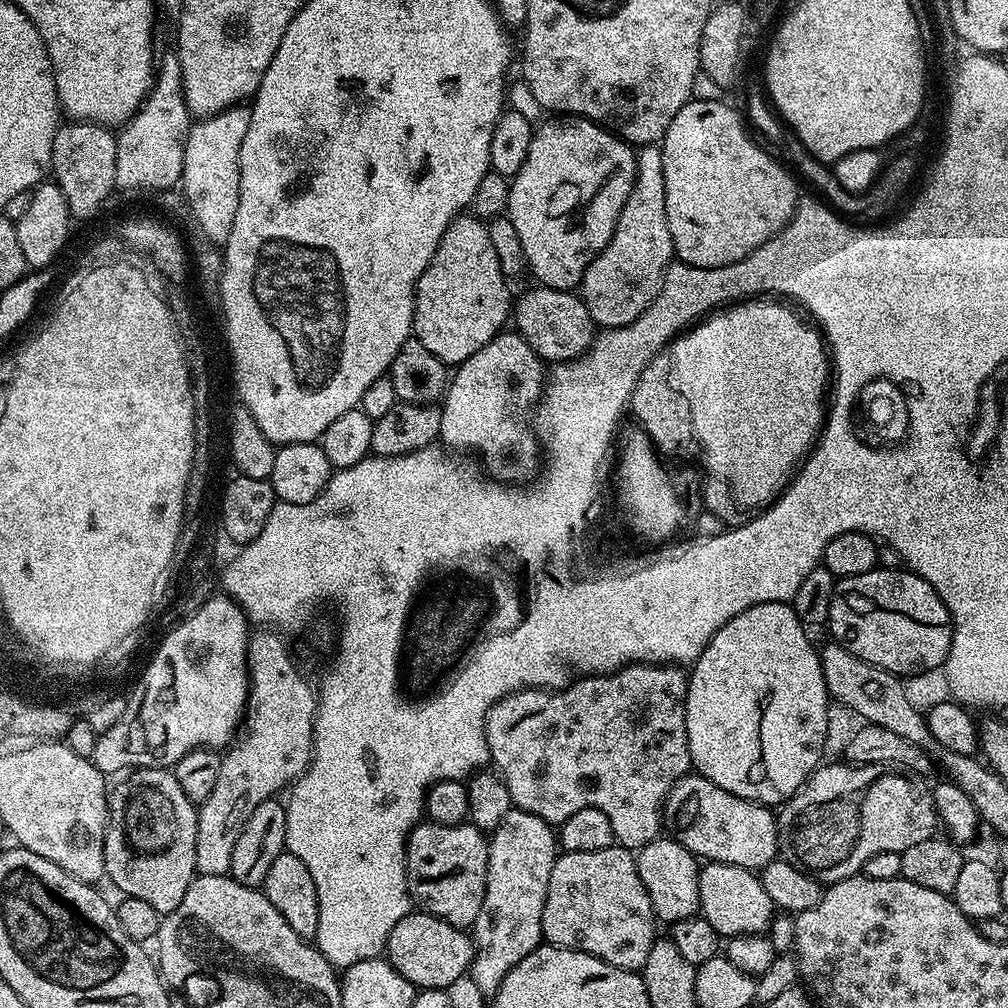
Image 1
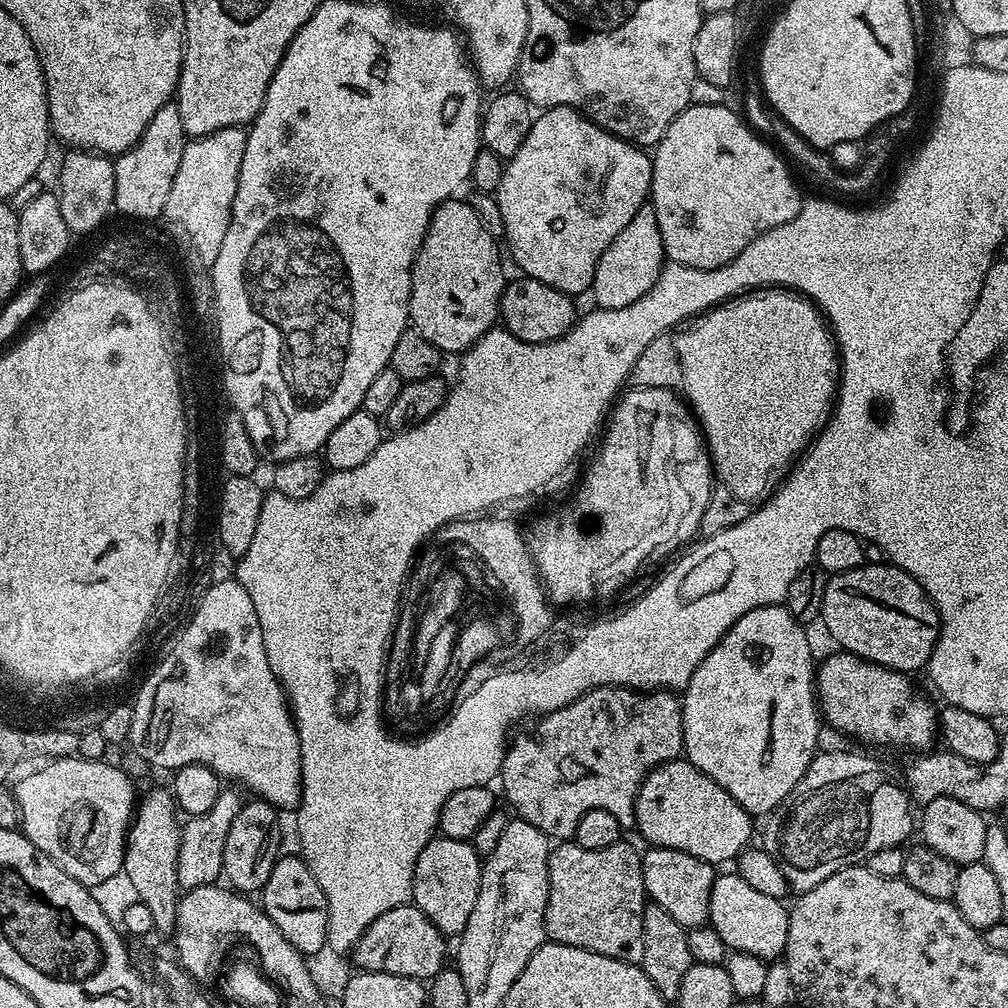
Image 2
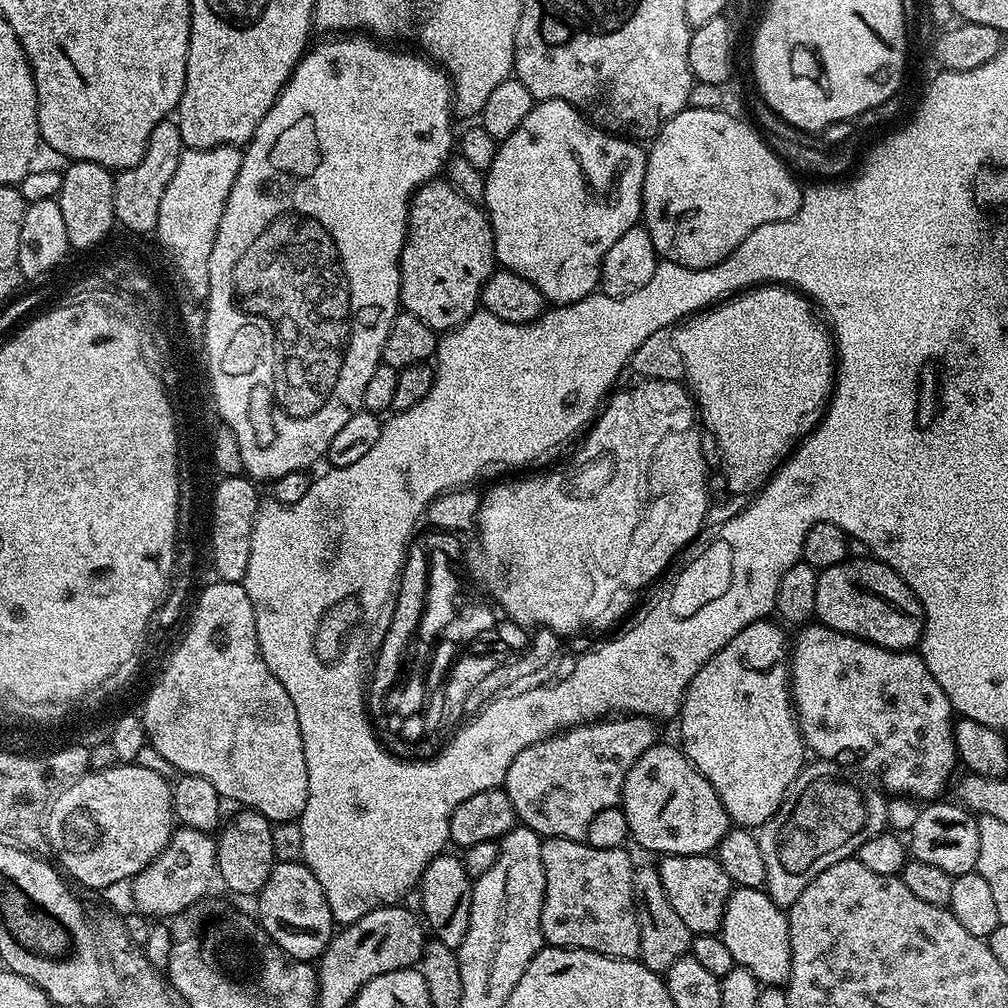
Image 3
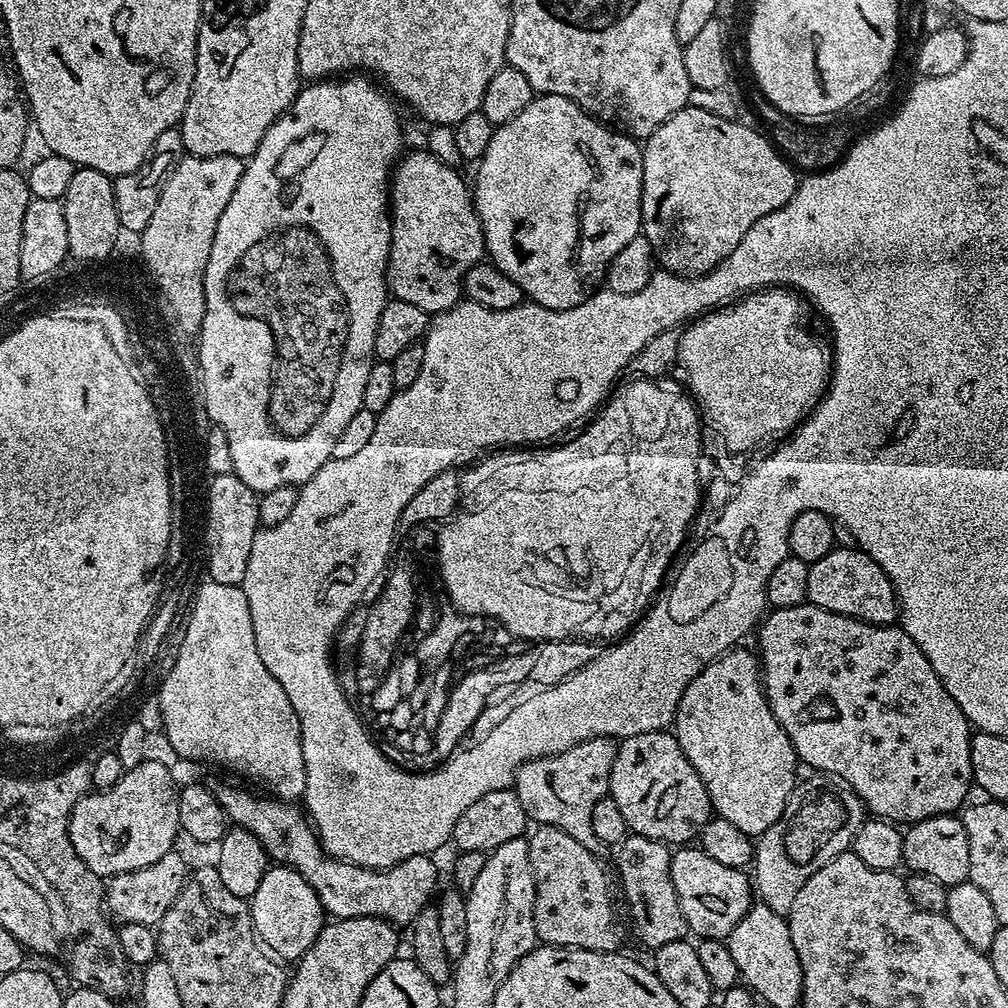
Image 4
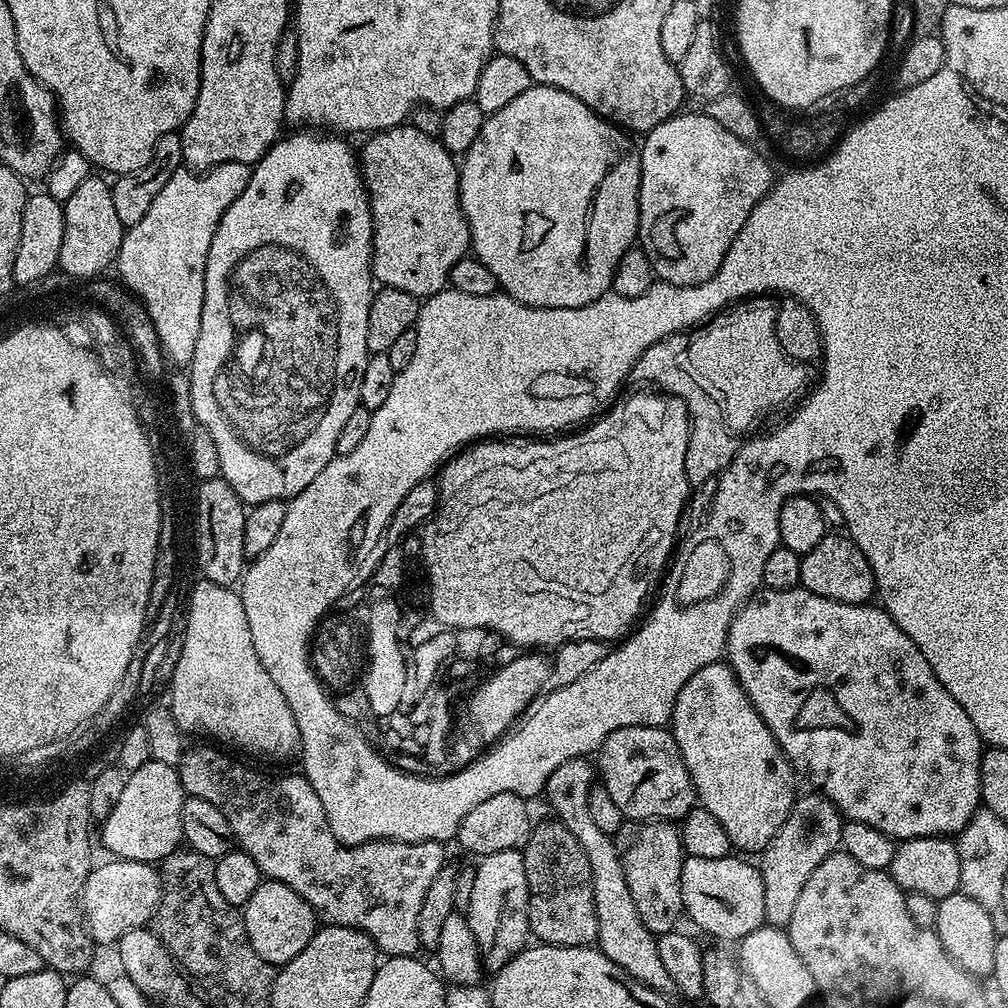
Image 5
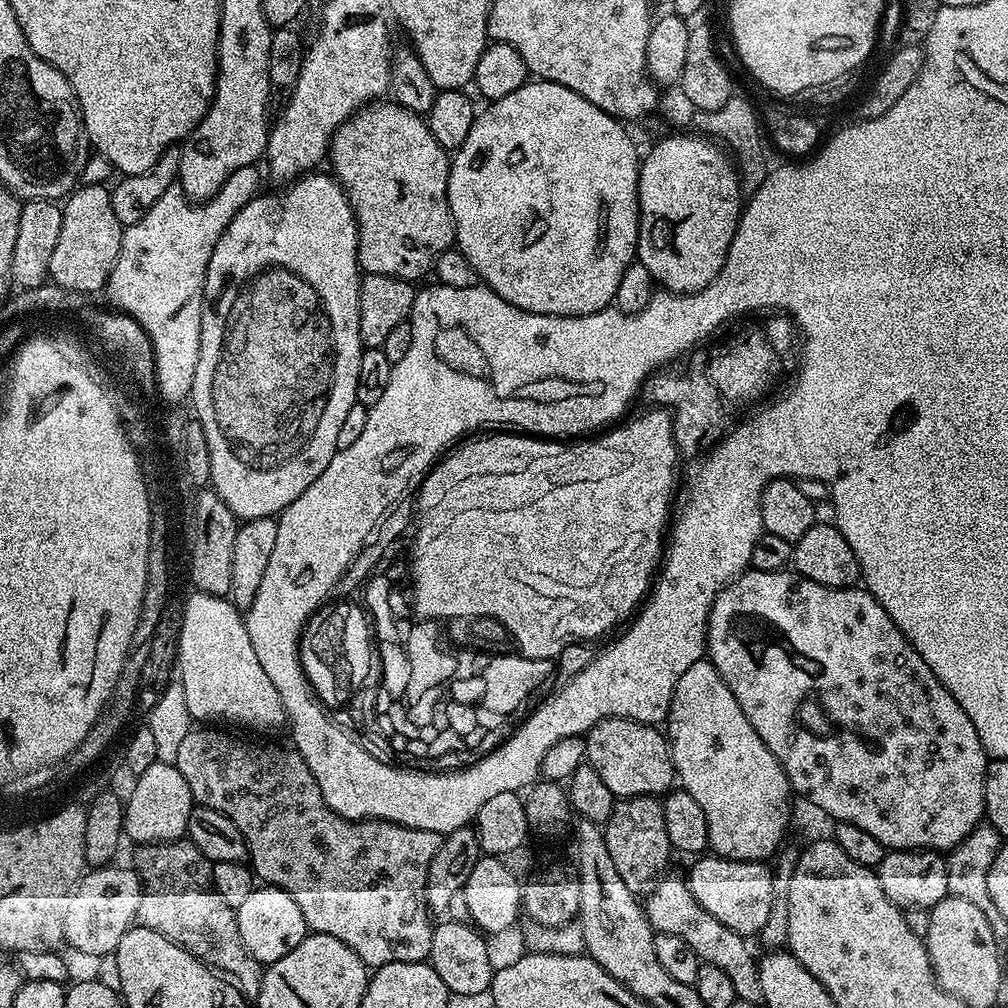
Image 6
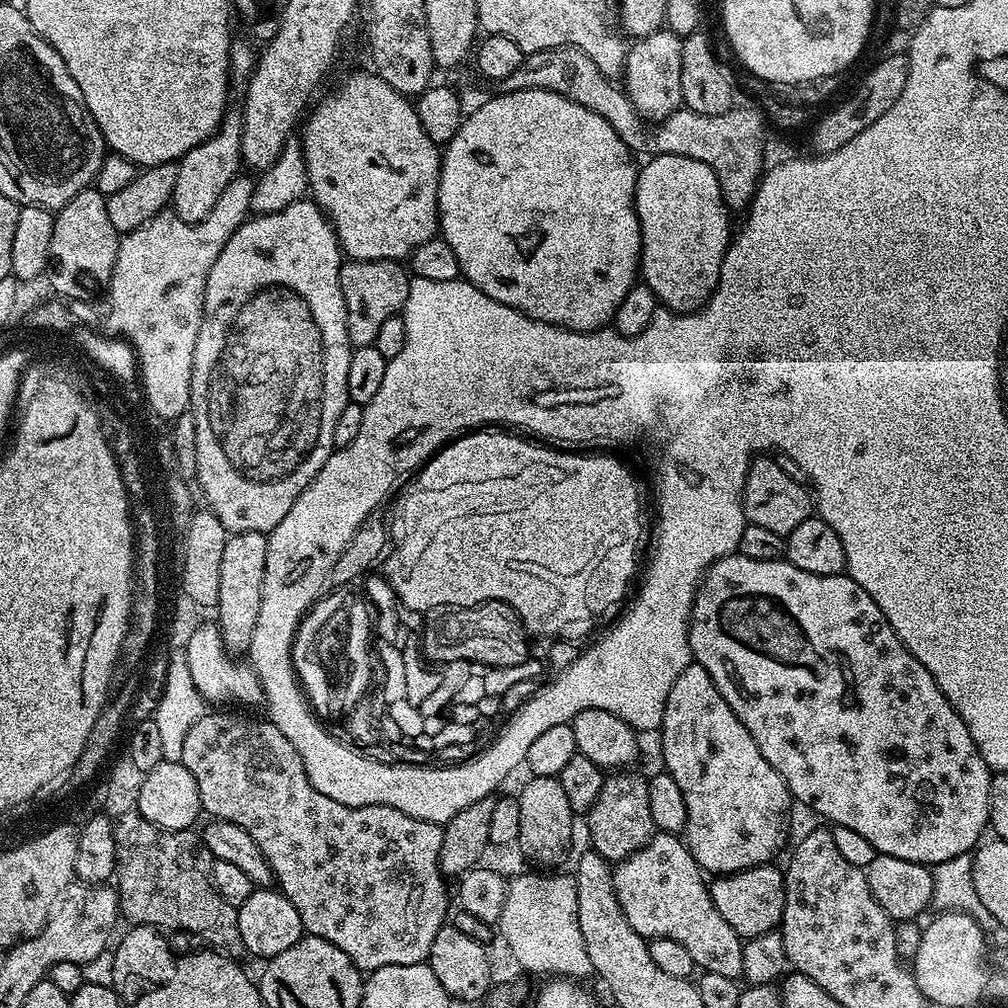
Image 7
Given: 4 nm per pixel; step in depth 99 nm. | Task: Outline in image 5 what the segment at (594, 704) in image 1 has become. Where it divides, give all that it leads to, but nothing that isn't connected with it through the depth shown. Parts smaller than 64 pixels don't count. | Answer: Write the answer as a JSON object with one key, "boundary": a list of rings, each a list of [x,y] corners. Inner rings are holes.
{"boundary":[[[587,759],[562,762],[554,774],[550,774],[544,784],[543,795],[548,795],[548,804],[557,821],[574,834],[576,841],[582,846],[592,871],[594,886],[594,910],[598,918],[598,934],[595,943],[602,954],[610,958],[626,974],[633,976],[655,992],[665,994],[673,991],[670,976],[662,967],[662,958],[658,955],[656,937],[638,918],[638,910],[634,910],[634,898],[630,898],[630,886],[626,886],[626,878],[622,874],[622,862],[616,849],[613,837],[606,835],[598,826],[594,826],[594,818],[590,818],[590,802],[588,795],[594,787],[594,768],[588,765]],[[593,776],[593,780],[592,780]]]}

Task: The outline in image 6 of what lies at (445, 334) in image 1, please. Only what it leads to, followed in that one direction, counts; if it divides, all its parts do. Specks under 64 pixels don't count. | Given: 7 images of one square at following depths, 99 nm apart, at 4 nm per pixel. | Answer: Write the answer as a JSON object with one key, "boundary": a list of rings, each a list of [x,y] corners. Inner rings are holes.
{"boundary":[[[373,102],[361,108],[332,136],[327,159],[332,160],[331,175],[344,189],[356,215],[358,262],[364,274],[386,274],[399,280],[417,282],[433,271],[436,260],[453,247],[456,227],[448,201],[449,149],[434,142],[428,121],[395,102]]]}

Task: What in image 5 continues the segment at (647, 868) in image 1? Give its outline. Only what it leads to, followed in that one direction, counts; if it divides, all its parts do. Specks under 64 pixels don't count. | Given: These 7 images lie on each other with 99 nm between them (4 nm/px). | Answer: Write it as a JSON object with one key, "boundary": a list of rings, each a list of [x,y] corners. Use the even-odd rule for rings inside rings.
{"boundary":[[[729,854],[722,858],[688,856],[682,866],[680,889],[684,912],[705,932],[716,940],[739,942],[746,934],[764,924],[766,902],[762,899],[762,878],[755,863],[735,860]]]}

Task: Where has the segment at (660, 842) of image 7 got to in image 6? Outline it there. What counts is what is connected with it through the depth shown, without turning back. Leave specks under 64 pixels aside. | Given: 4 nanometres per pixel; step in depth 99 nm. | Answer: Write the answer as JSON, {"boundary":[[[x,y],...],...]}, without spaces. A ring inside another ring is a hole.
{"boundary":[[[667,876],[657,880],[650,894],[643,897],[642,907],[648,923],[656,932],[675,934],[677,938],[682,938],[694,949],[694,954],[698,954],[701,962],[718,966],[718,970],[725,972],[730,982],[734,982],[737,1000],[745,1000],[753,1006],[759,1005],[764,995],[760,985],[758,960],[755,955],[752,957],[748,949],[749,941],[734,930],[722,926],[714,914],[706,914],[706,910],[698,906],[698,898],[694,898],[689,890],[687,879]]]}

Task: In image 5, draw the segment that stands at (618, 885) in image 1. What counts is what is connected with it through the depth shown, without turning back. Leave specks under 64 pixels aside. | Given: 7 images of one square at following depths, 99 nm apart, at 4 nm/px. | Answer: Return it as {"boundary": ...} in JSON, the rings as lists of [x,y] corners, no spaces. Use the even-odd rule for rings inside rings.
{"boundary":[[[559,822],[551,823],[533,827],[528,845],[522,849],[528,887],[528,931],[541,944],[583,948],[591,945],[598,934],[590,862],[574,834]]]}

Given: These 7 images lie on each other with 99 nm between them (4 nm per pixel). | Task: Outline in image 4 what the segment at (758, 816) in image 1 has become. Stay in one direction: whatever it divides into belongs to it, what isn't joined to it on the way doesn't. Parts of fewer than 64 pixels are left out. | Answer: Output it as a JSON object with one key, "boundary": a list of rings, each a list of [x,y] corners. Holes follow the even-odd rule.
{"boundary":[[[668,730],[651,732],[650,734],[634,734],[633,736],[626,736],[617,743],[614,766],[610,770],[610,778],[608,779],[608,796],[614,802],[618,802],[618,810],[622,810],[622,818],[626,818],[626,826],[628,827],[629,833],[645,836],[646,838],[654,838],[669,846],[684,846],[689,842],[695,841],[697,837],[699,837],[702,829],[706,826],[706,822],[712,819],[714,815],[714,809],[710,802],[710,798],[708,797],[708,791],[702,782],[702,778],[698,774],[698,770],[694,770],[694,766],[690,766],[686,754],[682,750],[682,746],[676,741],[675,735]]]}

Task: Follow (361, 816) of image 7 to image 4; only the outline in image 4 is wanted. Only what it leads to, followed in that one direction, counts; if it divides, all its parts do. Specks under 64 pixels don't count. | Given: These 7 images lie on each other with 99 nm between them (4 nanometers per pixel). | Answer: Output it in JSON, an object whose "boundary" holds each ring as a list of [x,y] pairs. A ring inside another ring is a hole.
{"boundary":[[[217,787],[215,794],[224,815],[235,827],[245,828],[250,834],[254,834],[254,838],[262,842],[269,857],[277,865],[294,869],[298,874],[302,874],[302,878],[306,878],[306,882],[310,882],[310,886],[314,886],[324,911],[329,917],[345,920],[351,916],[376,916],[379,920],[386,920],[393,926],[401,926],[400,924],[408,926],[411,925],[412,919],[431,901],[428,899],[431,898],[432,891],[436,888],[436,864],[432,861],[435,859],[431,855],[406,858],[389,868],[360,868],[357,864],[346,864],[342,860],[335,860],[329,856],[320,844],[315,827],[295,803],[281,802],[268,794],[255,796],[254,793],[247,792],[244,788]]]}

